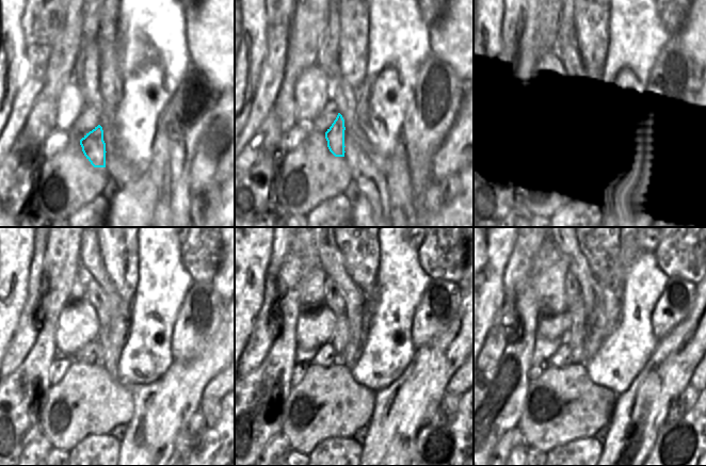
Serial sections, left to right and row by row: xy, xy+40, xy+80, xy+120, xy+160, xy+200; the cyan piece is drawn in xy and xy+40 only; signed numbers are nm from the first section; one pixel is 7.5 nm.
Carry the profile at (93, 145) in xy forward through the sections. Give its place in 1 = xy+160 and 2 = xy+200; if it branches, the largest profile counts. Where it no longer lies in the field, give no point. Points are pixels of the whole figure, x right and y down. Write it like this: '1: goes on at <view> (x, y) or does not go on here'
1: goes on at xy+160 (340, 337)
2: goes on at xy+200 (575, 338)

